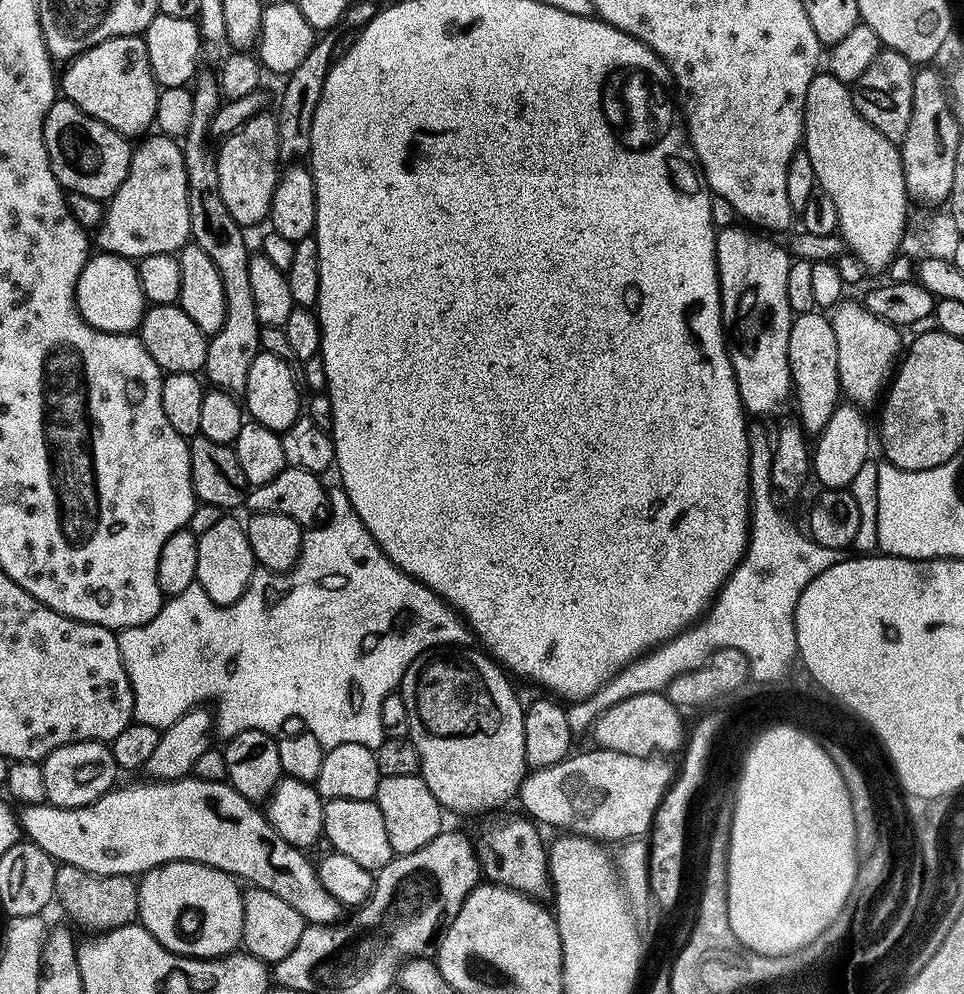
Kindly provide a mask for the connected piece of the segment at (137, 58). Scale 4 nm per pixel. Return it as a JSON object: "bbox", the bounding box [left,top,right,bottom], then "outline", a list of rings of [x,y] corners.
{"bbox":[62,35,158,138],"outline":[[[143,35],[110,38],[90,50],[80,52],[77,57],[77,60],[65,70],[64,76],[62,72],[63,95],[73,100],[86,114],[106,122],[106,126],[110,126],[115,132],[122,133],[125,138],[143,137],[149,131],[147,128],[153,127],[158,95],[158,85],[152,76],[152,67],[148,61],[148,51]]]}

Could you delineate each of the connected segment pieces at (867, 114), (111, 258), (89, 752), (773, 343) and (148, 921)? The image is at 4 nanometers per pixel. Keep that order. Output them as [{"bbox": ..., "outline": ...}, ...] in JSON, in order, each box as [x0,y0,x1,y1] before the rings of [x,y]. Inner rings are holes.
[{"bbox":[852,50,914,142],"outline":[[[881,50],[874,58],[874,62],[866,66],[866,70],[857,78],[852,88],[852,97],[862,118],[866,118],[866,122],[870,122],[874,130],[886,134],[886,138],[894,142],[903,140],[906,126],[910,126],[914,94],[913,75],[914,66],[905,56],[891,50]]]},{"bbox":[76,252,146,333],"outline":[[[109,252],[93,255],[84,264],[76,283],[76,309],[80,312],[80,317],[103,332],[135,333],[146,307],[136,269],[137,265],[125,256],[115,256]]]},{"bbox":[42,740,118,808],"outline":[[[83,740],[54,750],[42,761],[46,778],[47,803],[55,808],[81,808],[111,792],[117,783],[118,769],[107,743]]]},{"bbox":[716,227,794,416],"outline":[[[721,227],[716,233],[720,319],[724,322],[728,357],[745,413],[764,416],[779,404],[787,400],[789,403],[794,392],[788,365],[790,326],[794,319],[786,294],[790,256],[772,241],[775,239],[744,228]]]},{"bbox":[138,861,244,960],"outline":[[[170,861],[138,880],[139,923],[166,950],[212,960],[241,947],[244,892],[232,876],[194,861]]]}]

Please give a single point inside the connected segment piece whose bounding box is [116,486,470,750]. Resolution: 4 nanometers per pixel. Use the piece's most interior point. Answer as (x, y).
(327, 641)

